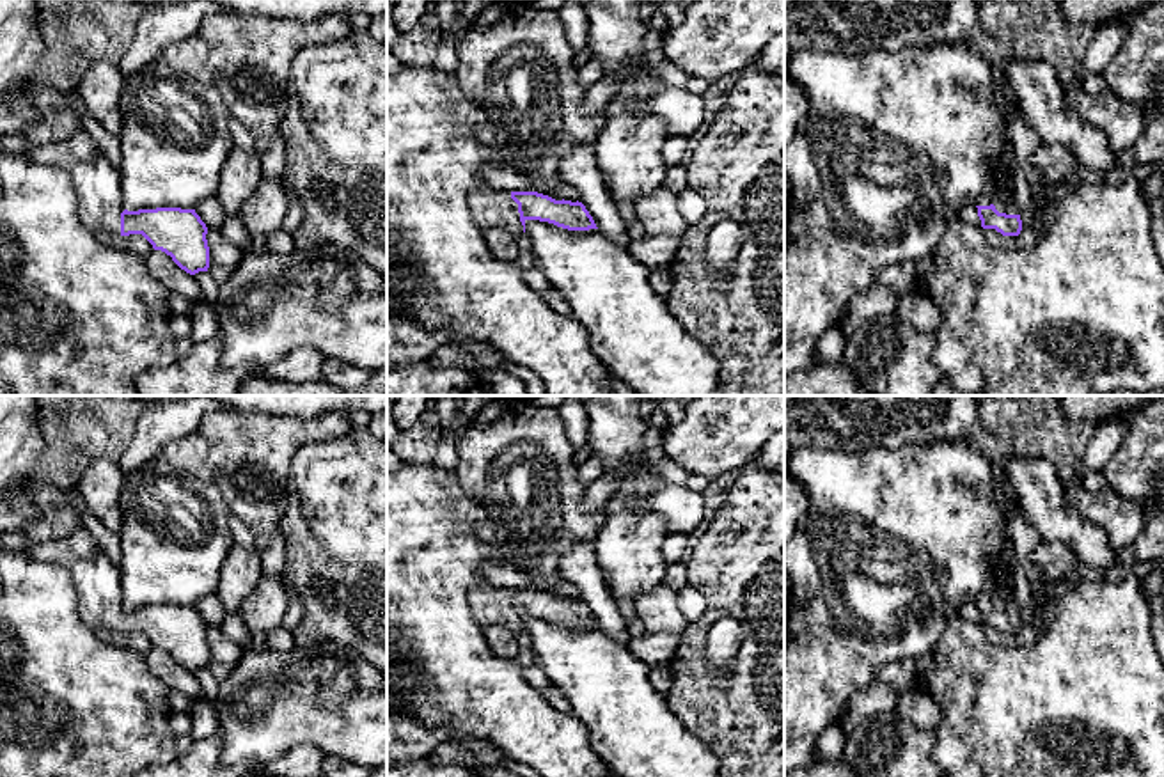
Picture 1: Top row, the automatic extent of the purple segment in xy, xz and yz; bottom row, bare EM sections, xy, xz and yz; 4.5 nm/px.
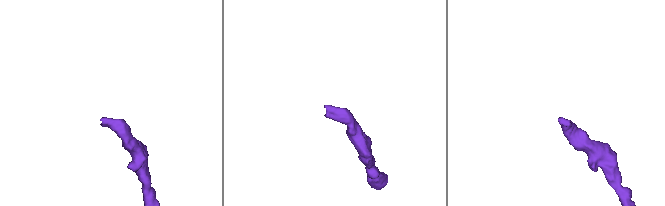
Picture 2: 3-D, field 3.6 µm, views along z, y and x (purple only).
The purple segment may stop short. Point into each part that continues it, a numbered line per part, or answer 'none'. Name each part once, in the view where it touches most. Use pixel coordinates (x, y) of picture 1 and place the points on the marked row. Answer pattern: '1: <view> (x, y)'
1: yz (1005, 203)

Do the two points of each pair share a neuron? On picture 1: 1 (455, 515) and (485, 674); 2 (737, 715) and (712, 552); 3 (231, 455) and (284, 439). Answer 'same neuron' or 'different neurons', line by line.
1: same neuron
2: same neuron
3: same neuron

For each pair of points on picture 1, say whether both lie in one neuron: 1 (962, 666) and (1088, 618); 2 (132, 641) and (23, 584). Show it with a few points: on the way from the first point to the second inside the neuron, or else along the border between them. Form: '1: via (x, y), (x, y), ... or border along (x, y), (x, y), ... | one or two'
1: via (994, 666), (1040, 666), (1056, 650) | one
2: border along (116, 641), (142, 657) | two

